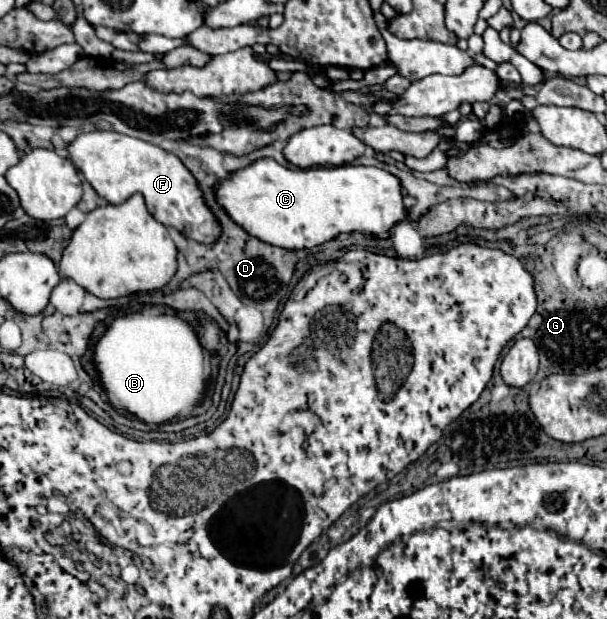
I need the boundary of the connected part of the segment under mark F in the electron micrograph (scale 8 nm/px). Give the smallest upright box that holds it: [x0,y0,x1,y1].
[67,130,221,244]

